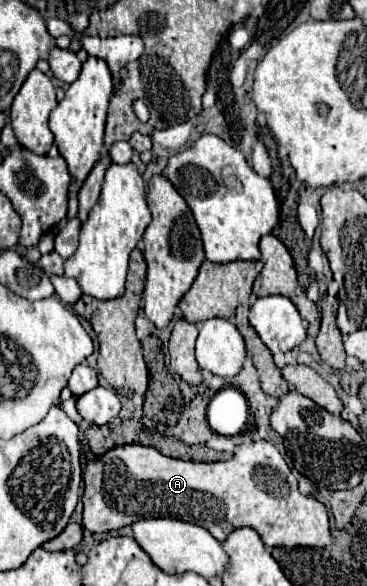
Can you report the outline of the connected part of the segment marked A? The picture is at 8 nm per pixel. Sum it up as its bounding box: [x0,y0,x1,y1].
[84,359,332,547]

